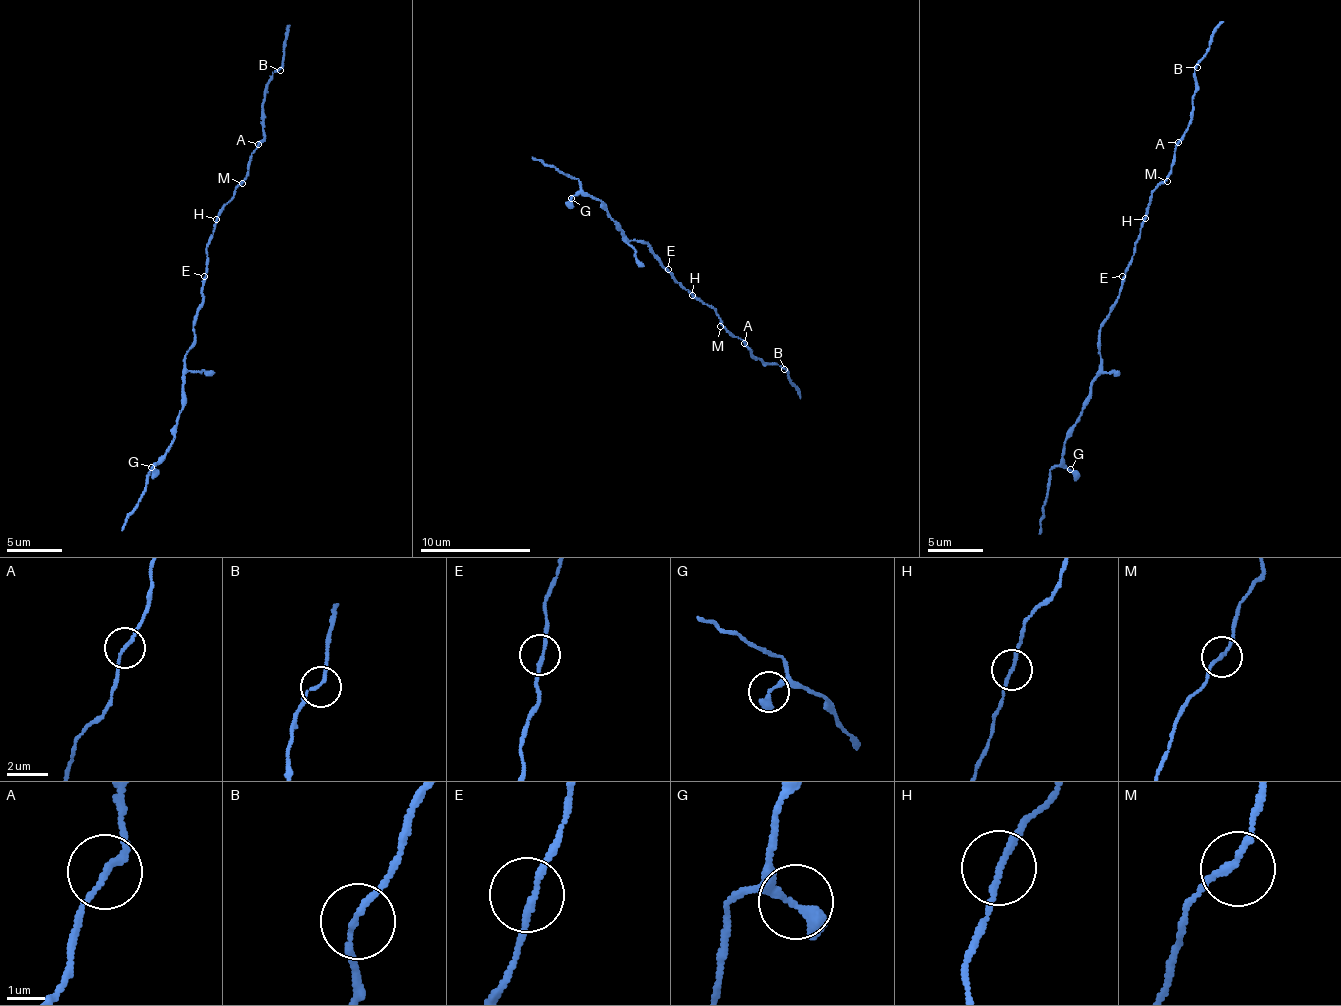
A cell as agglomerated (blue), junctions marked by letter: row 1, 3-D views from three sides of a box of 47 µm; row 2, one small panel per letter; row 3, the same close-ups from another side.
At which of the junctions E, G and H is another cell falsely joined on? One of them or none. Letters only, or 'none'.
none

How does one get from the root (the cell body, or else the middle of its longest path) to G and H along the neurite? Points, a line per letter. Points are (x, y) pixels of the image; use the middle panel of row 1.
G: (668, 271), (658, 262), (649, 243), (622, 239), (623, 233), (616, 230), (601, 202), (580, 193), (570, 199)
H: (668, 271), (677, 280), (675, 283), (691, 295)

